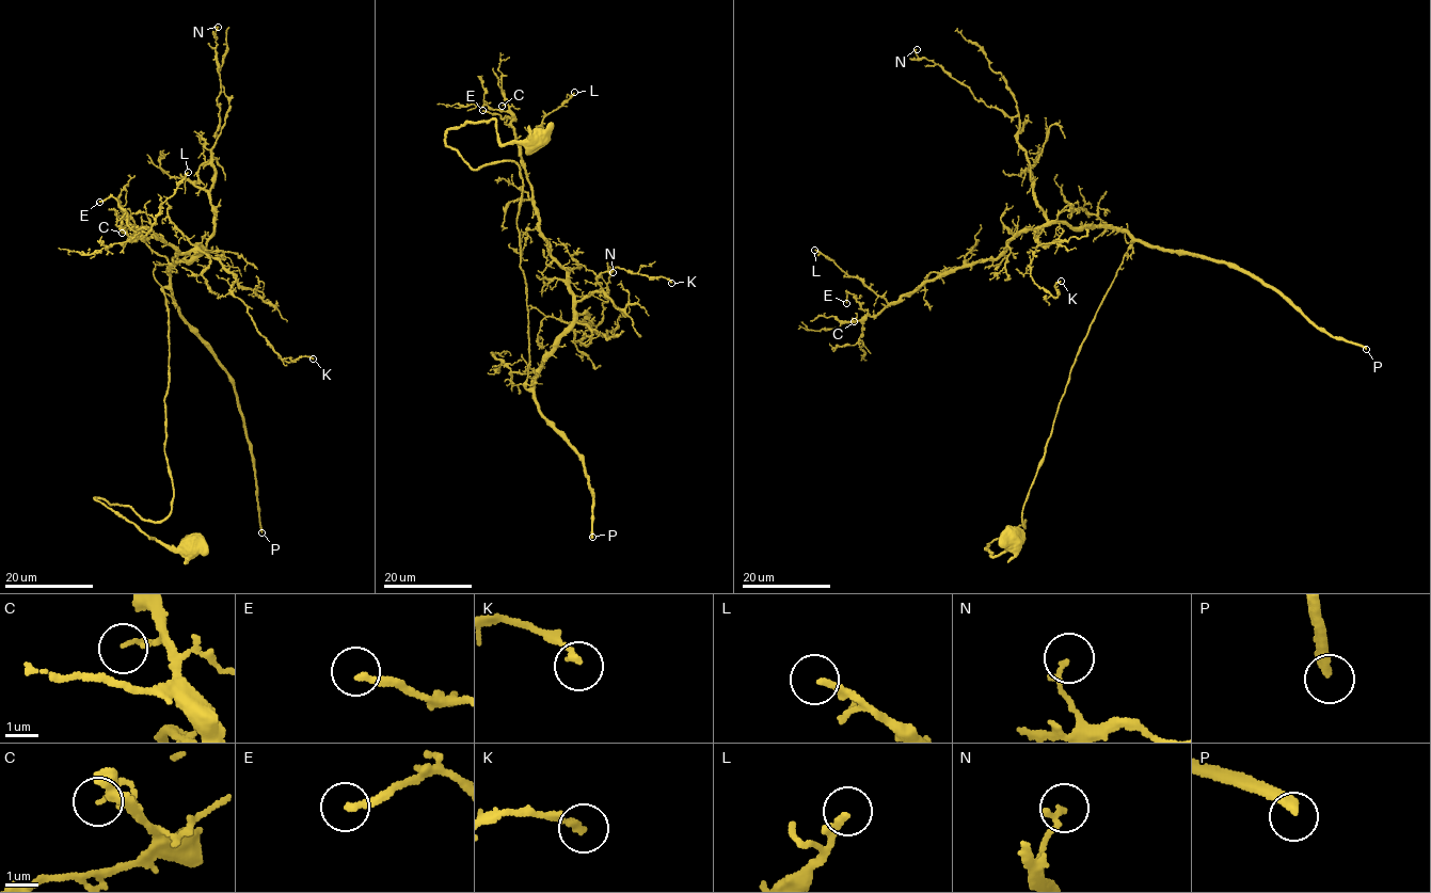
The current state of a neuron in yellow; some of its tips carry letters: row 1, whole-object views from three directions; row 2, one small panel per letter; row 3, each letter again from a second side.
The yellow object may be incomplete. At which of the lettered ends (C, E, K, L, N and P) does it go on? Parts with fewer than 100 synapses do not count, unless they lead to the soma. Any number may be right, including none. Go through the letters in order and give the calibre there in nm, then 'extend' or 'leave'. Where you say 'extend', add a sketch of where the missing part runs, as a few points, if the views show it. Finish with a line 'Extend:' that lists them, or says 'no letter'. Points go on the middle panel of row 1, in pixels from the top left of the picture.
C: 100 nm thick; leave
E: 200 nm thick; leave
K: 190 nm thick; leave
L: 190 nm thick; leave
N: 160 nm thick; leave
P: 320 nm thick; extend
Extend: P

